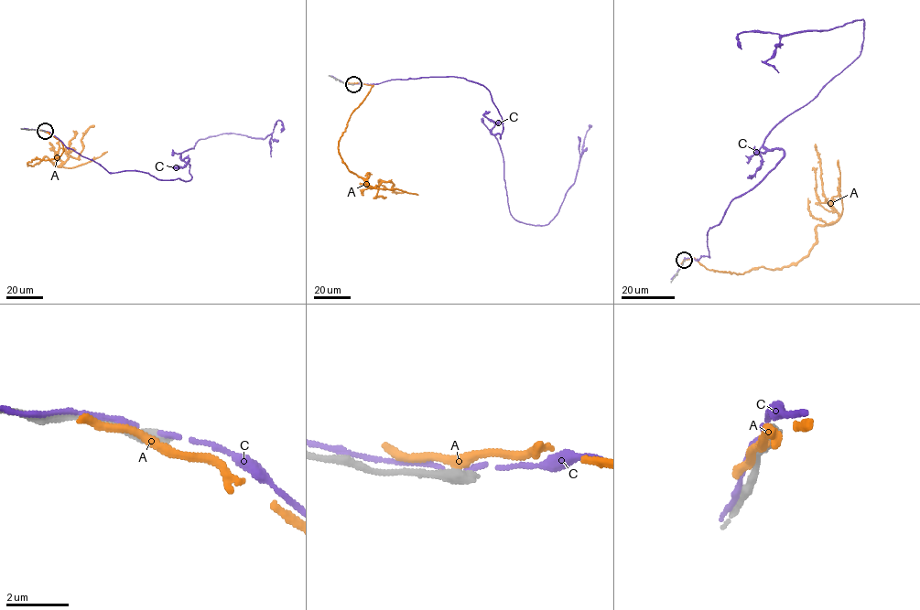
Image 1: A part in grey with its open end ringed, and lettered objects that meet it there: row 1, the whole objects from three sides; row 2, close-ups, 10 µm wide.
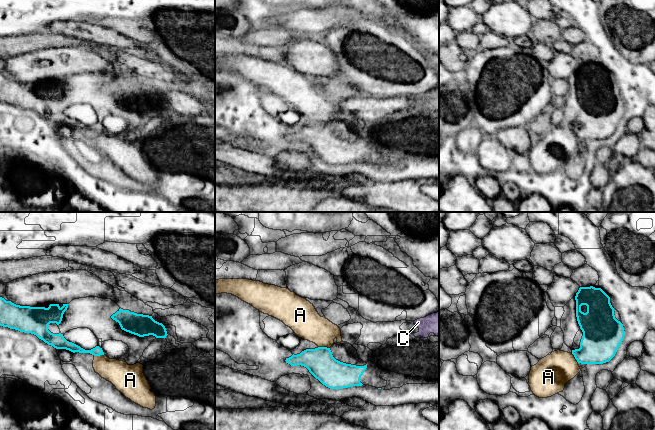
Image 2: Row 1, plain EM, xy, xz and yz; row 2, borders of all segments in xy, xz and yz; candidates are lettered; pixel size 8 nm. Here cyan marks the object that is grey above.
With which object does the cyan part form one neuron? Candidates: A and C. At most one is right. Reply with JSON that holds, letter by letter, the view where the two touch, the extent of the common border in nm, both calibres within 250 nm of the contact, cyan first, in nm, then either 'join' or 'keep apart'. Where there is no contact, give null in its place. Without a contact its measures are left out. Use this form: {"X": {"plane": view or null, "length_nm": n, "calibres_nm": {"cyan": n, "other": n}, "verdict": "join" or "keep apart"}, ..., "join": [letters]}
{"A": {"plane": "xz", "length_nm": 100, "calibres_nm": {"cyan": 220, "other": 240}, "verdict": "keep apart"}, "C": {"plane": null, "verdict": "keep apart"}, "join": []}

